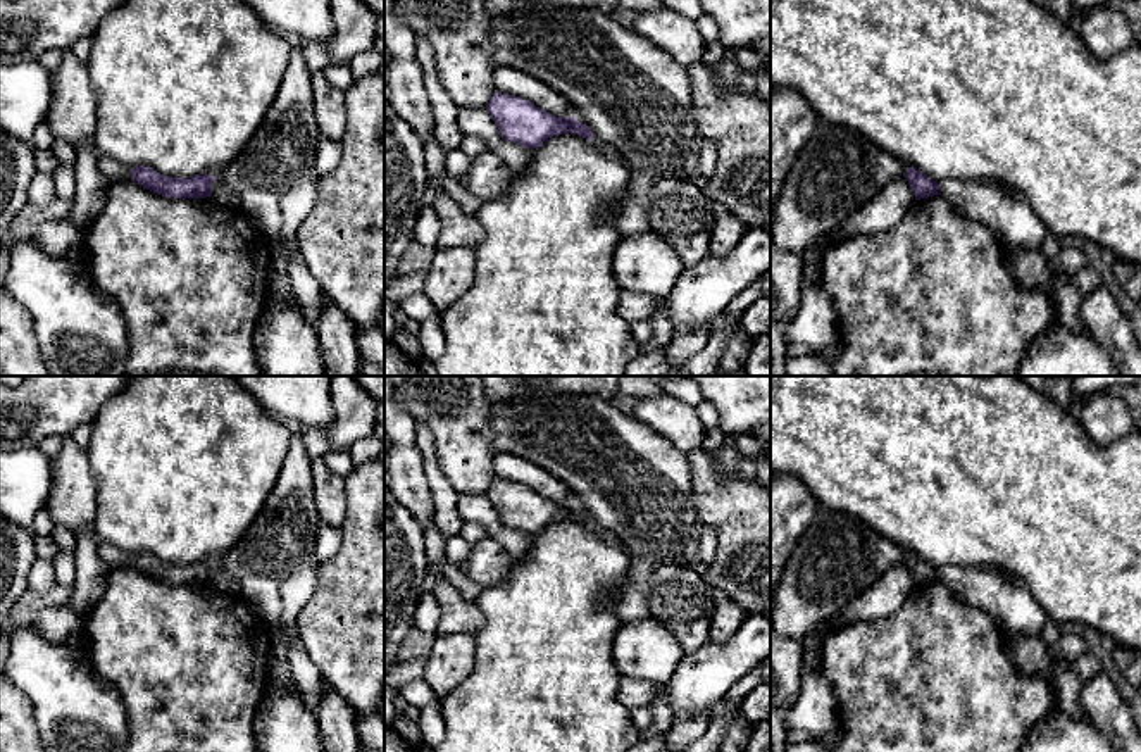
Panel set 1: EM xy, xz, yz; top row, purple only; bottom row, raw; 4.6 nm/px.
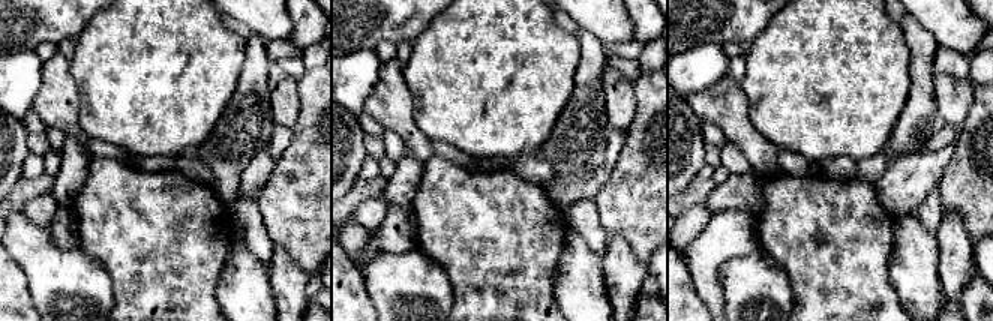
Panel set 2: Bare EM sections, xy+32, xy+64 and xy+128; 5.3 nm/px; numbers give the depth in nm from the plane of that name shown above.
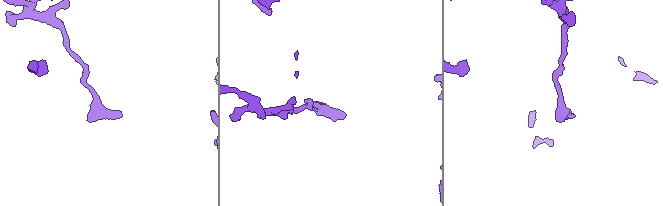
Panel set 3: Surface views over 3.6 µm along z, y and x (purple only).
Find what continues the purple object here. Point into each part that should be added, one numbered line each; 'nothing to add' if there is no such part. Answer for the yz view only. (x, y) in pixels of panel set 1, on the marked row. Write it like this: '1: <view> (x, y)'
1: yz (1007, 216)

